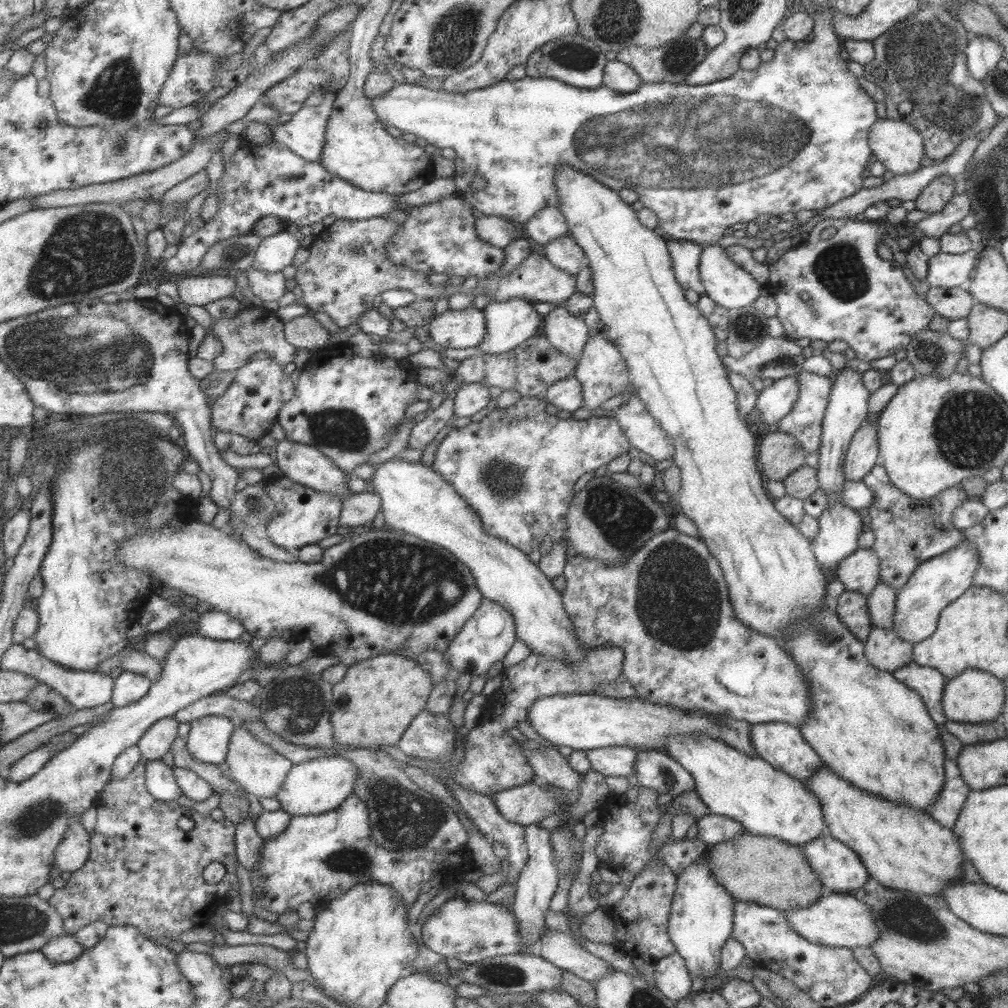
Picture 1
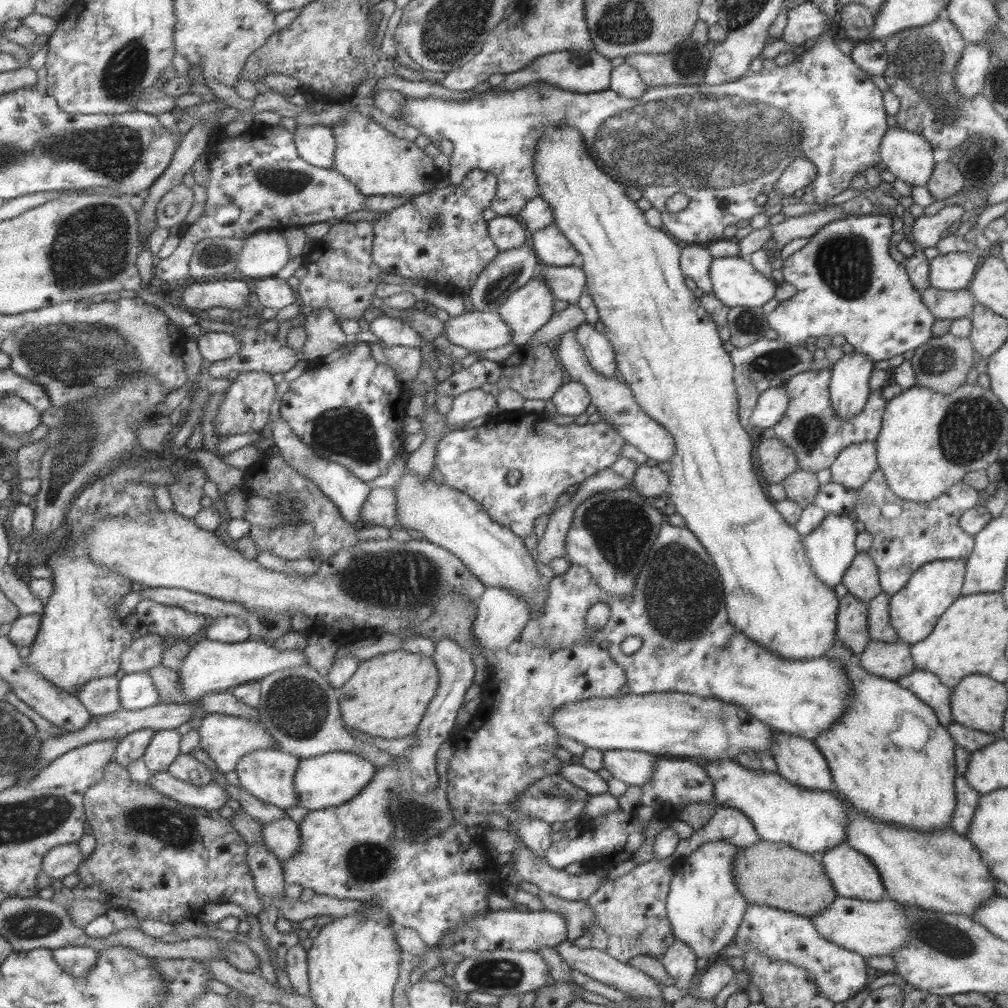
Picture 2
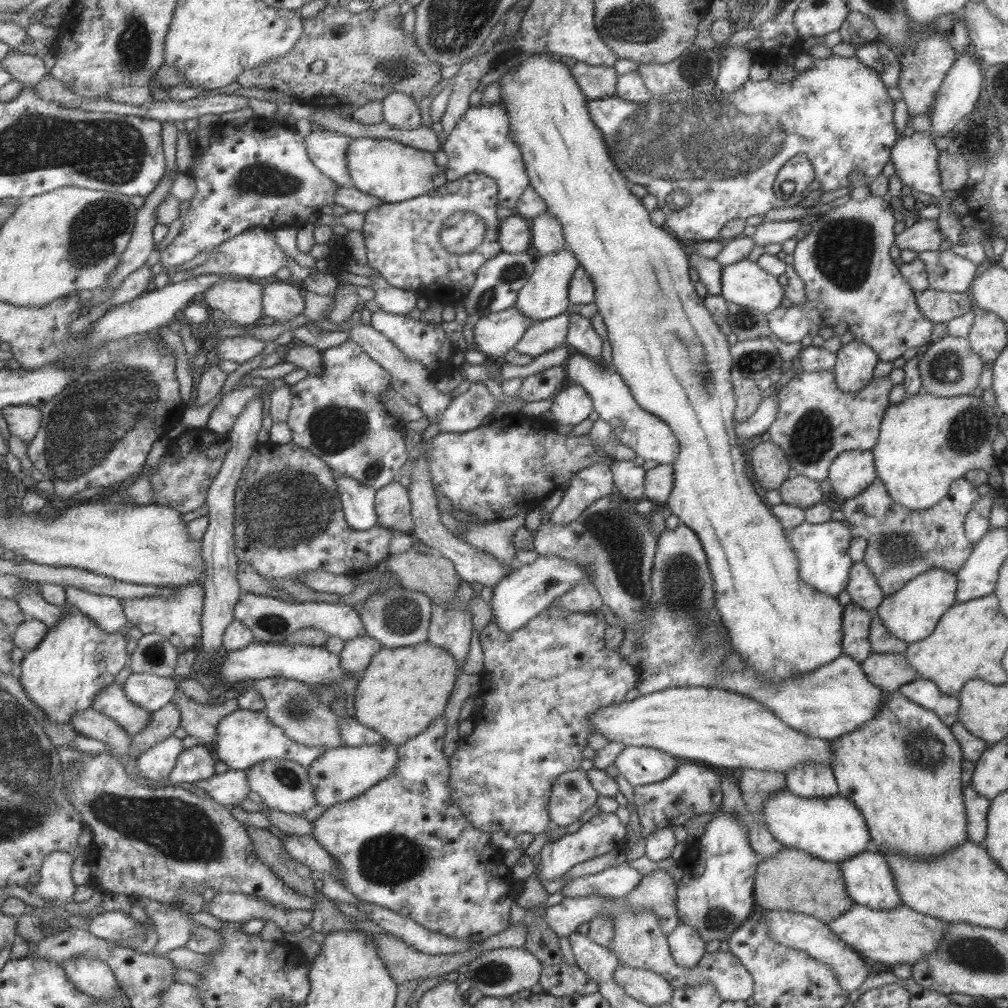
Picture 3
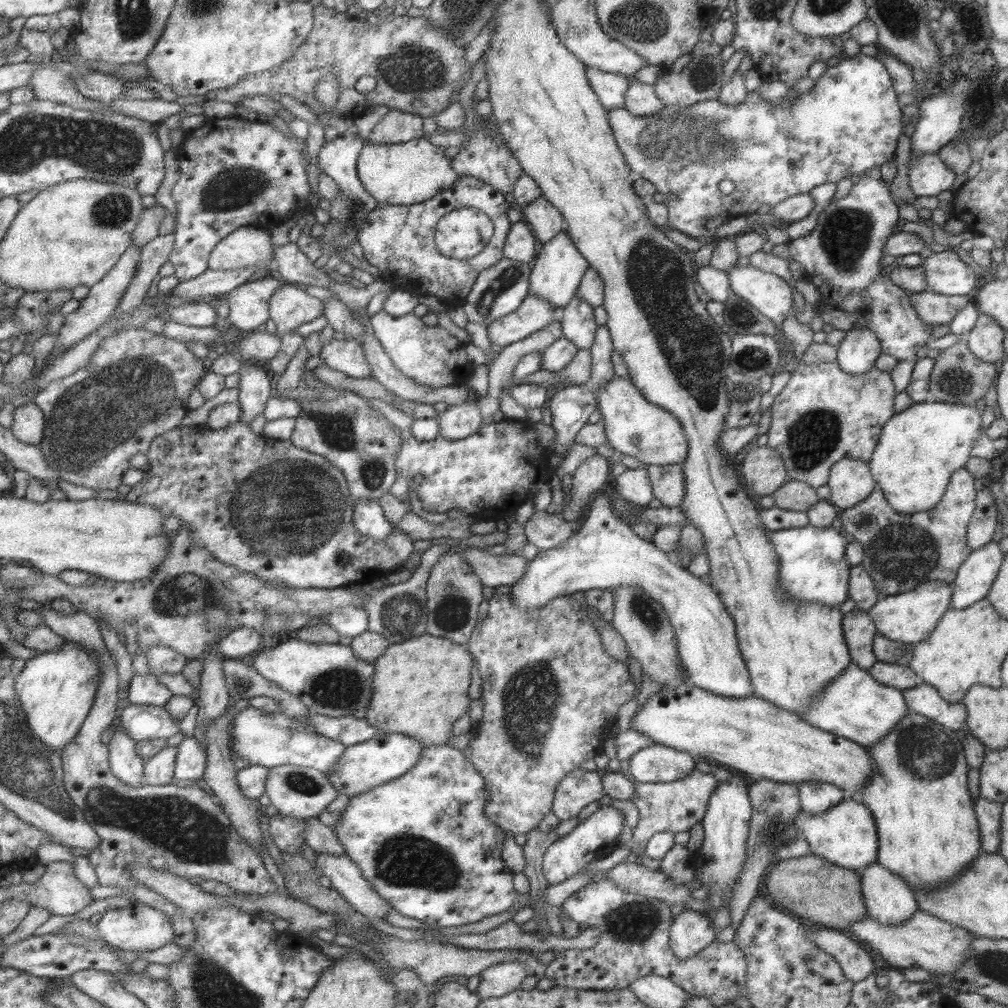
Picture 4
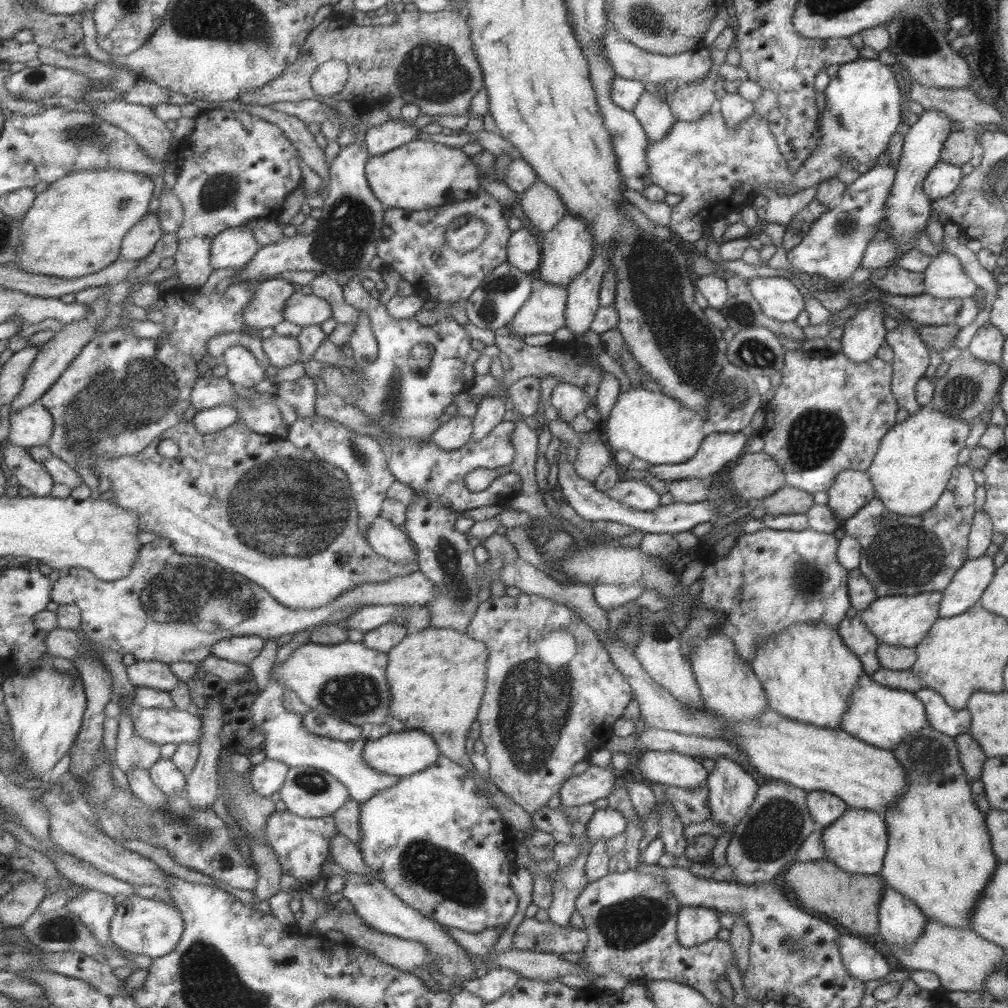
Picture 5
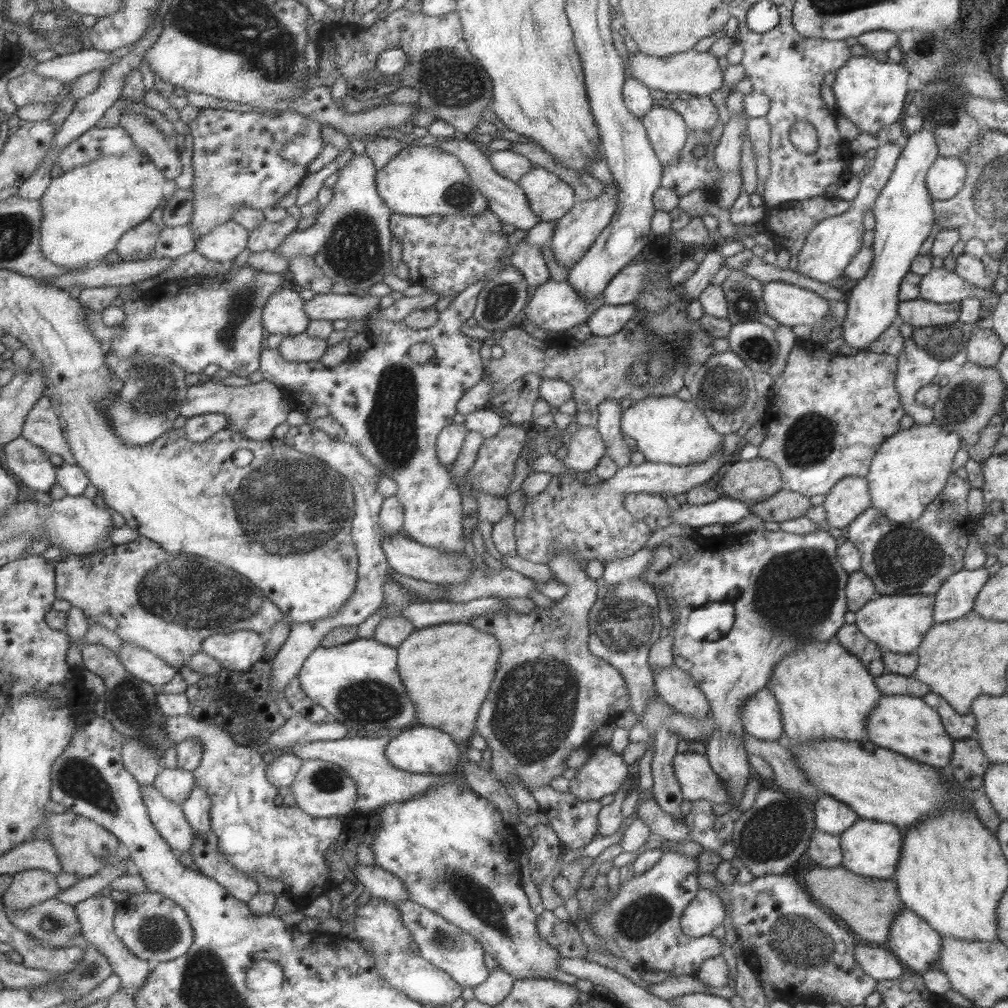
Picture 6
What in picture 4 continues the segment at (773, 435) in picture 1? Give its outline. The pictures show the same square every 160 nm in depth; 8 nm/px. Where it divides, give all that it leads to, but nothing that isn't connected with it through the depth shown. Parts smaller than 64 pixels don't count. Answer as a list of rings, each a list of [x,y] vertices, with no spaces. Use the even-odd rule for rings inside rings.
[[[767,445],[750,448],[741,462],[741,478],[757,495],[771,495],[785,483],[784,462],[777,451]]]

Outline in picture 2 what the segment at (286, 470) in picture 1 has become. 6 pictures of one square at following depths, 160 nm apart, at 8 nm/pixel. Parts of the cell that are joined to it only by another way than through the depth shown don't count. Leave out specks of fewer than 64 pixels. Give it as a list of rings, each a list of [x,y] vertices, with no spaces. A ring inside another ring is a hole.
[[[281,414],[279,420],[275,424],[273,423],[269,430],[277,444],[275,448],[282,452],[287,463],[292,468],[295,468],[297,472],[303,473],[305,477],[308,477],[308,480],[311,480],[333,504],[336,504],[345,521],[351,525],[357,524],[359,520],[361,521],[360,516],[358,516],[360,513],[359,509],[361,504],[364,503],[367,493],[370,491],[365,481],[353,476],[344,466],[336,462],[327,462],[317,457],[313,450],[311,450],[311,447],[308,447],[304,442],[301,442],[298,436],[295,436],[295,433],[289,428]]]

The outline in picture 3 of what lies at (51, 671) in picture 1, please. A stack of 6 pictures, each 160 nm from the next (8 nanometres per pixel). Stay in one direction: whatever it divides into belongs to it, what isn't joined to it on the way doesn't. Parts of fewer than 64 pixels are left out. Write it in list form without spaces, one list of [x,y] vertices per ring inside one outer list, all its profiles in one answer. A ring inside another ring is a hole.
[[[113,683],[99,692],[92,707],[116,720],[131,736],[139,734],[152,722],[153,712],[137,706],[119,684]]]

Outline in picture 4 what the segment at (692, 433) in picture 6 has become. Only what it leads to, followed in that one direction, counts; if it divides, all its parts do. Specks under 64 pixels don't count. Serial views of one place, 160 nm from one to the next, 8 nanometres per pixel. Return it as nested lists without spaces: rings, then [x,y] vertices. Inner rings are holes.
[[[615,375],[594,392],[604,424],[606,439],[616,454],[637,458],[646,465],[681,464],[687,454],[687,441],[680,421],[666,410],[645,400],[627,378]]]

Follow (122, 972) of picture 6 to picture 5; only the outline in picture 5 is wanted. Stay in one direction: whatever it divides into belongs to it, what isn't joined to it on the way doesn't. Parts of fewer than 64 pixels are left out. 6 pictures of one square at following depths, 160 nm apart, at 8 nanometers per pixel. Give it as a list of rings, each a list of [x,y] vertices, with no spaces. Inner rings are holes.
[[[85,889],[69,899],[66,906],[81,917],[104,946],[103,962],[109,963],[113,968],[119,966],[130,967],[132,970],[138,968],[132,960],[124,957],[124,953],[120,952],[121,948],[113,942],[112,920],[118,909],[114,896],[99,890]]]

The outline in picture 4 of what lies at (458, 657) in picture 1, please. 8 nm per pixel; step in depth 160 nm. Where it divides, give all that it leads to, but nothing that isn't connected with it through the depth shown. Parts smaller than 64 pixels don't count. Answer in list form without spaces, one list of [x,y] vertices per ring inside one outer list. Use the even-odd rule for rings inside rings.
[[[611,485],[604,486],[593,497],[587,518],[576,535],[565,541],[565,544],[561,544],[561,547],[537,552],[537,555],[527,564],[523,577],[519,578],[509,590],[508,596],[513,601],[513,605],[521,611],[533,611],[535,608],[543,608],[549,600],[557,599],[557,596],[575,597],[580,592],[595,590],[595,588],[611,591],[621,586],[641,588],[646,596],[659,602],[663,607],[673,627],[680,662],[688,672],[687,678],[693,686],[724,697],[743,698],[753,695],[748,671],[738,649],[733,619],[721,603],[719,596],[703,579],[693,576],[670,554],[655,548],[653,543],[641,540],[632,532],[631,526],[624,524],[623,520],[615,516],[611,507],[612,494]]]

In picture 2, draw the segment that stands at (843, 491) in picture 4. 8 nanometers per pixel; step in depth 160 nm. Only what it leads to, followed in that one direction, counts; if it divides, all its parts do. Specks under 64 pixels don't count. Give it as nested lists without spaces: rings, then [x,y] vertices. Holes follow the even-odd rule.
[[[874,441],[848,444],[830,464],[830,480],[850,489],[858,489],[878,468]]]

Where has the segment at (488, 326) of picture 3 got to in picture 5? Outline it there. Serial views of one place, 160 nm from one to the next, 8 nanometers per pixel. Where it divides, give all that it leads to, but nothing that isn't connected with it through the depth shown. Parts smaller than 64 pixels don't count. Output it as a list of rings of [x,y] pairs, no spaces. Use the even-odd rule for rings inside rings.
[[[548,282],[536,283],[523,306],[503,332],[524,337],[528,334],[553,334],[565,327],[566,289]]]

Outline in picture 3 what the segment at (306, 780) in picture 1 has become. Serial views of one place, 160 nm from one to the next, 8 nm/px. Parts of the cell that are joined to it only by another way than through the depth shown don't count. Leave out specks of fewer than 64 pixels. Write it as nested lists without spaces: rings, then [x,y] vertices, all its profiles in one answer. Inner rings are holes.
[[[384,741],[358,747],[341,745],[337,748],[325,749],[323,754],[307,768],[317,805],[327,808],[346,802],[383,780],[397,762],[396,748],[397,745]]]

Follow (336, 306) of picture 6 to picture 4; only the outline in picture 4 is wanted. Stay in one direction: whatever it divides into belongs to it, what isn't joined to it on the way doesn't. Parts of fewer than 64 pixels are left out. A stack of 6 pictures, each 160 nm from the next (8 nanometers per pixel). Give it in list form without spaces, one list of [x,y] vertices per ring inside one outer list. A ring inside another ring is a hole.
[[[285,282],[271,300],[270,312],[276,324],[275,335],[283,336],[297,326],[315,320],[323,306],[323,302],[306,294],[299,286]]]

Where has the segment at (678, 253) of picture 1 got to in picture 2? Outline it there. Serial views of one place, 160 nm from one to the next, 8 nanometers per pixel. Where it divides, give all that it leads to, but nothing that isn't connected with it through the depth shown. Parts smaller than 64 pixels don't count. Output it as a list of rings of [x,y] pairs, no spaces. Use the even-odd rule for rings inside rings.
[[[681,244],[679,253],[679,270],[683,273],[684,278],[689,278],[695,282],[696,287],[703,293],[711,293],[711,283],[708,275],[708,266],[711,262],[707,244],[693,245]]]

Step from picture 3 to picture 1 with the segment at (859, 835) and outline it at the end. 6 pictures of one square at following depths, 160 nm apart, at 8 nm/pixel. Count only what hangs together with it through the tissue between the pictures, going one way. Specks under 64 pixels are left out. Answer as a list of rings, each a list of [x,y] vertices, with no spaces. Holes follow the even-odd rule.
[[[671,735],[662,749],[691,776],[694,791],[709,813],[736,820],[752,835],[772,836],[797,845],[825,834],[821,805],[803,782],[773,768],[761,757],[747,756],[721,739]]]

